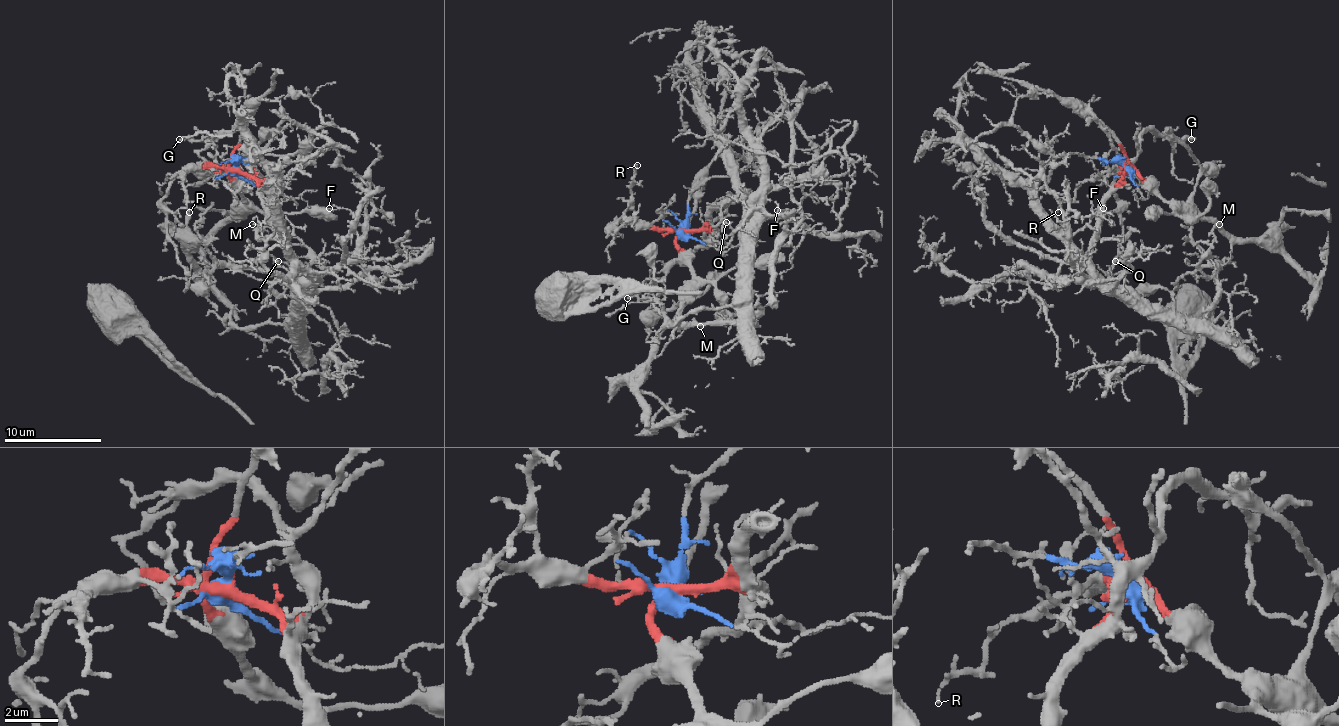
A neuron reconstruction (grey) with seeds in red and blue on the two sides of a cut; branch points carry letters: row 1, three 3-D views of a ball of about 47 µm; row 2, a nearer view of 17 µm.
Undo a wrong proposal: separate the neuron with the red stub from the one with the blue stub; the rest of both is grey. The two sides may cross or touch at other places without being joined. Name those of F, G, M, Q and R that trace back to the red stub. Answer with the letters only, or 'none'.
F, G, M, Q, R

